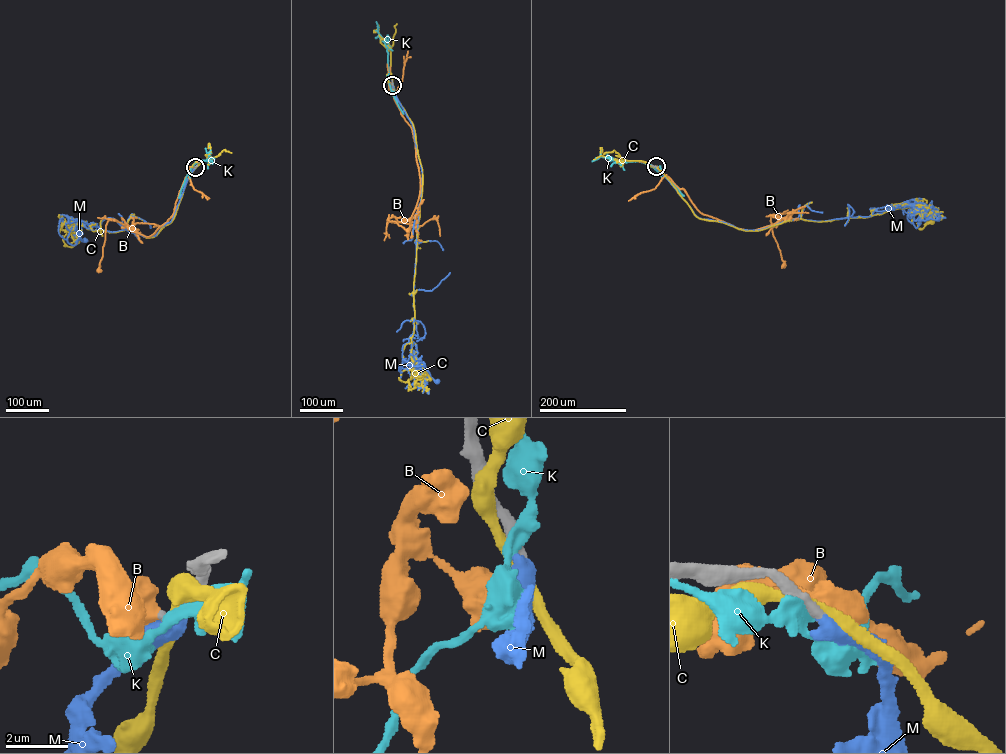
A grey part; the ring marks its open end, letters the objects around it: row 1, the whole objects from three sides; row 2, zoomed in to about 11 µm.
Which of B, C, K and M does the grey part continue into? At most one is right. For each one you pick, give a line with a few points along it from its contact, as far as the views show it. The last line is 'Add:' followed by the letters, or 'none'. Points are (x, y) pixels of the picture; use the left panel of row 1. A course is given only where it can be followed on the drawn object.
M: course (195, 167), (173, 218), (155, 235), (145, 237), (126, 228), (93, 230), (75, 223), (79, 239), (85, 240)
Add: M

